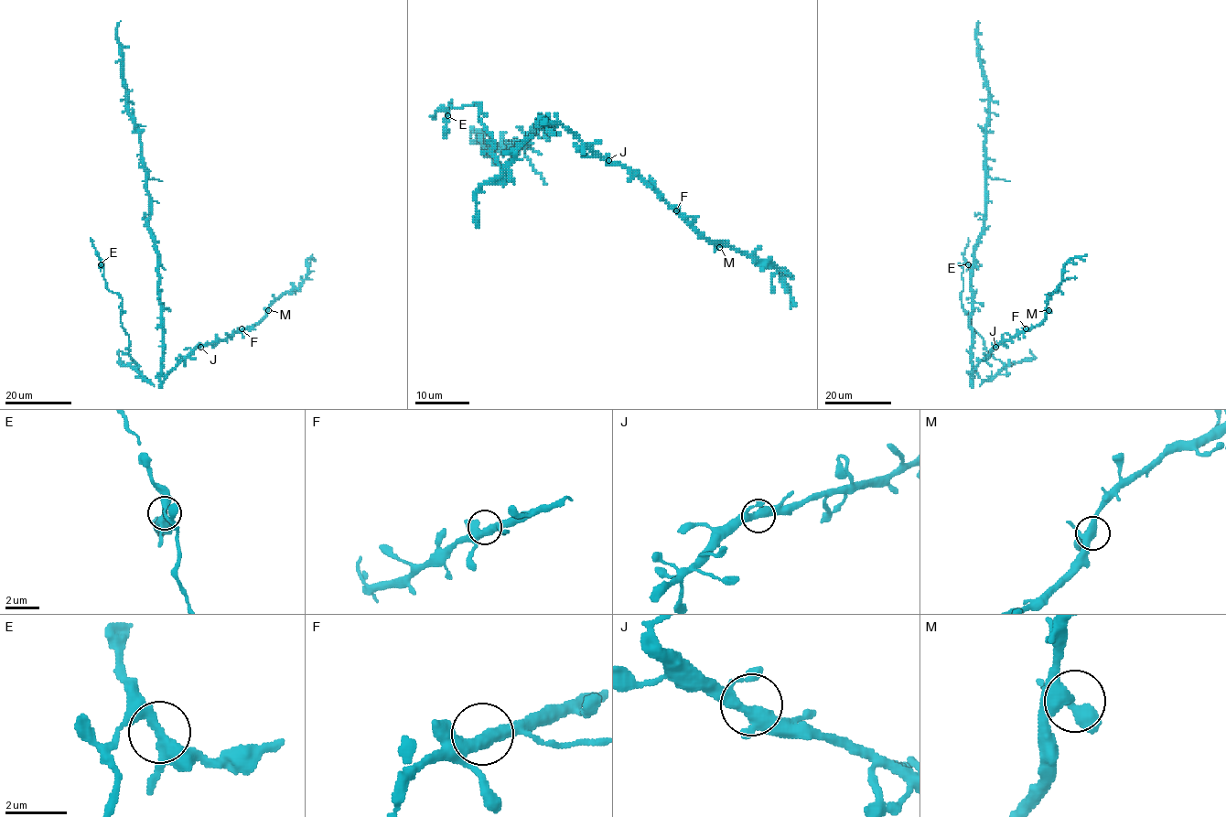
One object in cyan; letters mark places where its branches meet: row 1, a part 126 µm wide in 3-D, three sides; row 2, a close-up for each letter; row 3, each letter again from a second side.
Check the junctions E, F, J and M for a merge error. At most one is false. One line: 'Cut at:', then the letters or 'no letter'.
Cut at: E

